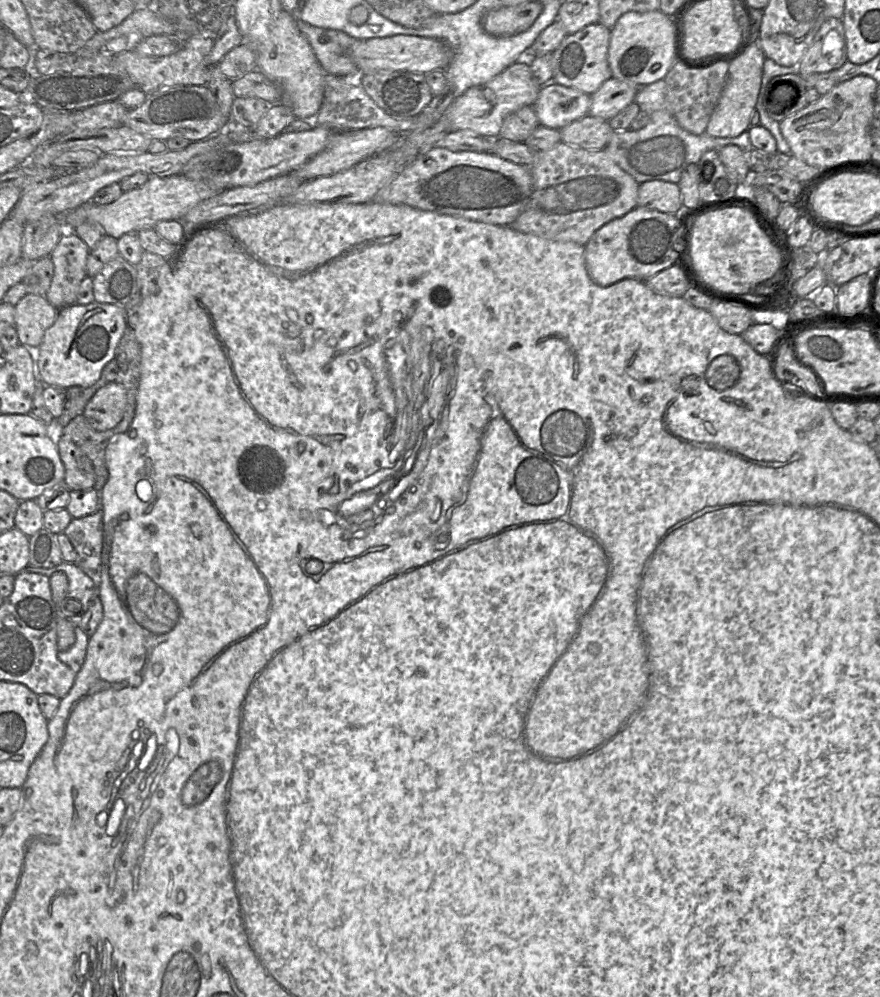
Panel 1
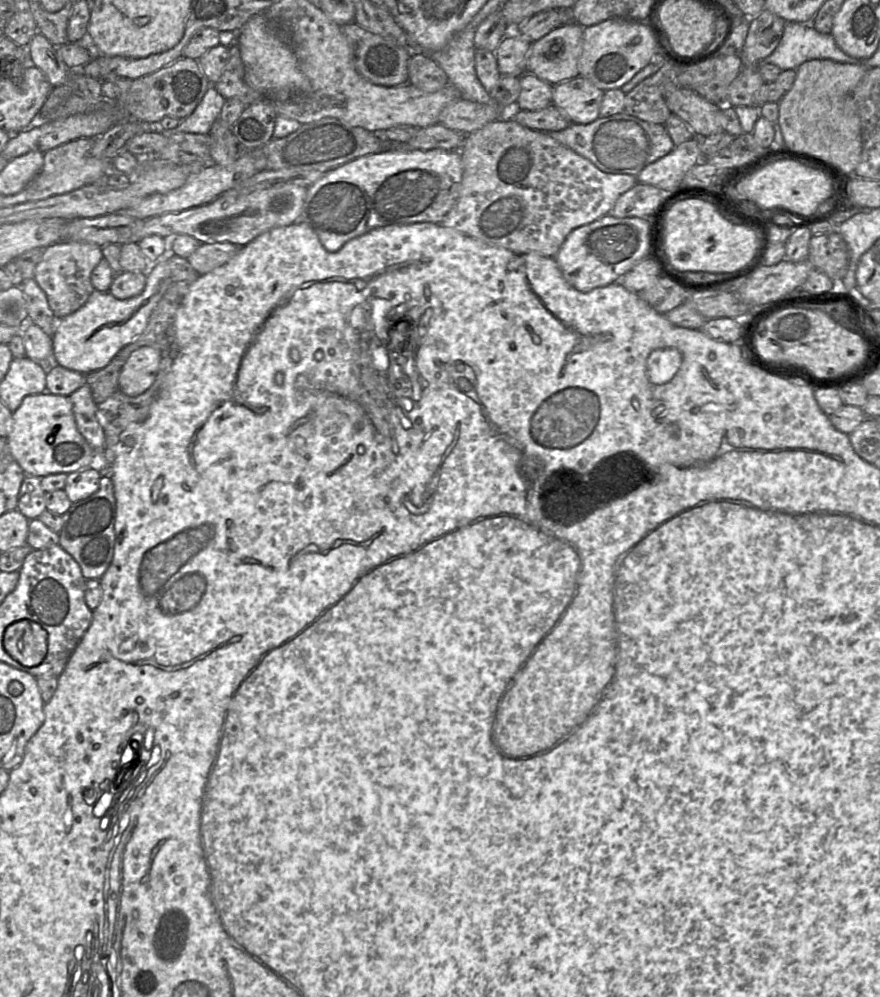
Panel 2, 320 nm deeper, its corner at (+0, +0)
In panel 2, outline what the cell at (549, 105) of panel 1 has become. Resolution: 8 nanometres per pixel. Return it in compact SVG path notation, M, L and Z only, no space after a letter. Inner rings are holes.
M532 73L520 77L521 91L517 109L539 111L553 104L553 85Z

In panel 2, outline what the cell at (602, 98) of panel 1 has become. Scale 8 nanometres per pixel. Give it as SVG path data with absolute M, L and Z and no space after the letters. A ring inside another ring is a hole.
M583 76L553 85L553 105L564 112L572 123L589 124L600 117L600 107L605 91Z

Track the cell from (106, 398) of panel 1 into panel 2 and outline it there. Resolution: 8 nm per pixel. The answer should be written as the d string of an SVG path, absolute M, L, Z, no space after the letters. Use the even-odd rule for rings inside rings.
M151 346L133 351L120 371L119 390L130 397L144 393L154 383L160 362L160 352Z

